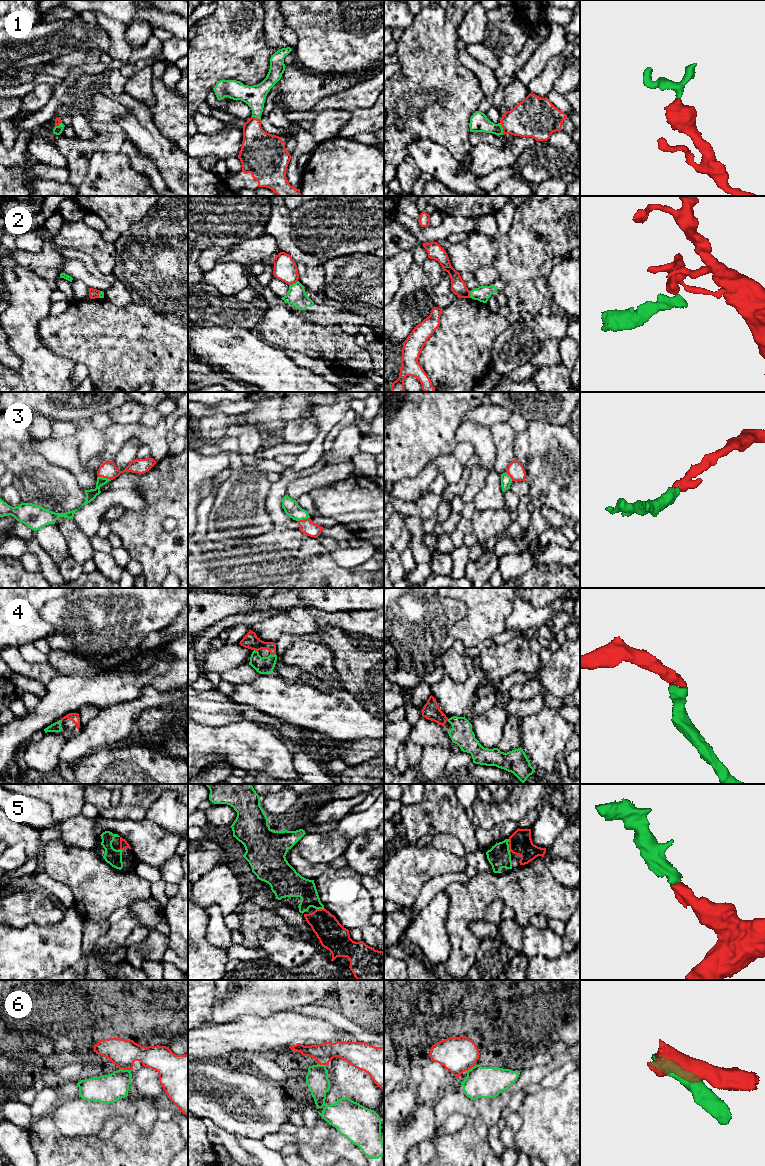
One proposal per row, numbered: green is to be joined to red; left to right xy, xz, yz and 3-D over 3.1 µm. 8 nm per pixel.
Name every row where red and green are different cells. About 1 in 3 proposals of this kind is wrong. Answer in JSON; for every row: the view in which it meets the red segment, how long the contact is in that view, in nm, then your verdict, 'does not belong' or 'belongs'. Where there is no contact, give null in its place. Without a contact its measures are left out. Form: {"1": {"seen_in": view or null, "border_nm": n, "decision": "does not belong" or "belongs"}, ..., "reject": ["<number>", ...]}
{"1": {"seen_in": "yz", "border_nm": 110, "decision": "belongs"}, "2": {"seen_in": "xz", "border_nm": 80, "decision": "does not belong"}, "3": {"seen_in": "xy", "border_nm": 110, "decision": "belongs"}, "4": {"seen_in": "xz", "border_nm": 50, "decision": "belongs"}, "5": {"seen_in": "xz", "border_nm": 70, "decision": "belongs"}, "6": {"seen_in": "xy", "border_nm": 90, "decision": "belongs"}, "reject": ["2"]}

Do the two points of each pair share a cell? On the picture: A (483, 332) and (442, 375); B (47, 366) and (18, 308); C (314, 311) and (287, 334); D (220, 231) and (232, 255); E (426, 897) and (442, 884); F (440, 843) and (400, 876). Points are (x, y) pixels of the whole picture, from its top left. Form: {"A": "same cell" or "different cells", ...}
{"A": "same cell", "B": "same cell", "C": "different cells", "D": "different cells", "E": "same cell", "F": "different cells"}

